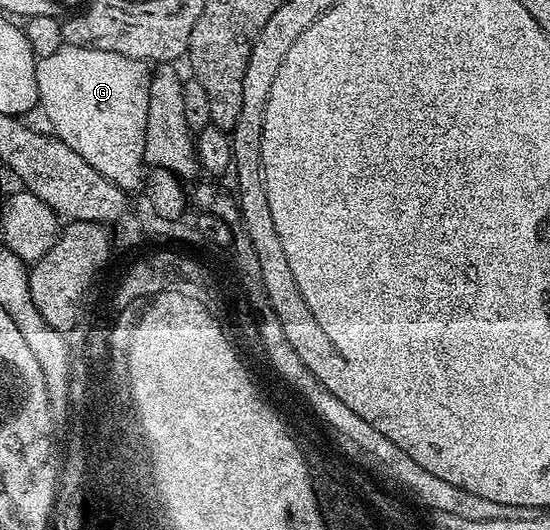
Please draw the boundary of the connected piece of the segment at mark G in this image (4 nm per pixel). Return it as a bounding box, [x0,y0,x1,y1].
[36,46,151,186]

